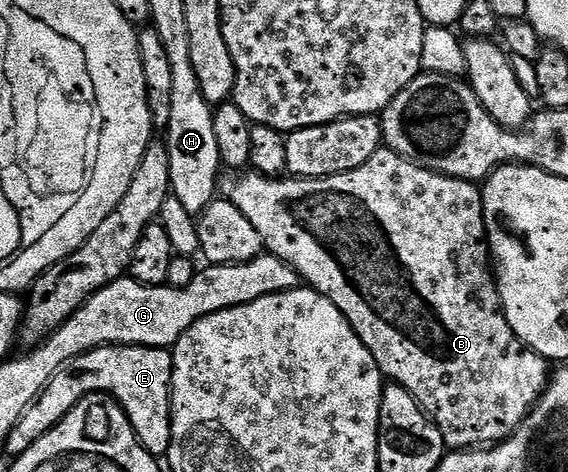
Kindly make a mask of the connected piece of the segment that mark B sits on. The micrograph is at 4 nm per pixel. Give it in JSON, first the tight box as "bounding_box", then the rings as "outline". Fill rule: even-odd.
{"bounding_box":[228,148,552,452],"outline":[[[383,148],[374,155],[372,155],[368,161],[364,164],[360,164],[360,168],[356,168],[352,172],[344,172],[343,174],[337,174],[336,176],[328,176],[327,178],[296,178],[293,176],[268,178],[265,174],[257,172],[246,172],[238,178],[230,186],[230,194],[228,194],[228,201],[232,204],[236,204],[236,208],[240,208],[240,212],[244,212],[244,216],[248,216],[249,222],[252,223],[252,228],[256,228],[256,232],[260,232],[260,240],[263,247],[269,253],[275,254],[280,260],[284,260],[284,264],[288,264],[291,268],[298,273],[299,279],[309,289],[316,290],[318,293],[324,295],[328,300],[332,300],[332,304],[336,304],[336,308],[340,308],[340,312],[344,317],[352,324],[352,328],[356,332],[356,336],[360,336],[360,340],[368,348],[368,352],[372,352],[372,356],[376,360],[376,364],[382,369],[383,375],[393,385],[403,386],[408,388],[408,392],[412,392],[412,396],[416,396],[416,400],[425,410],[426,415],[434,421],[440,428],[440,432],[444,436],[447,447],[454,452],[462,452],[467,448],[486,448],[491,444],[497,444],[506,441],[511,438],[516,431],[520,428],[520,424],[525,422],[531,410],[533,410],[535,404],[539,398],[542,397],[543,392],[546,391],[547,385],[552,377],[551,367],[548,365],[547,359],[539,356],[532,348],[528,348],[519,338],[516,336],[516,332],[512,332],[512,328],[508,324],[506,314],[502,310],[502,298],[496,292],[496,274],[492,269],[492,255],[490,253],[490,244],[486,241],[486,221],[482,215],[482,191],[475,183],[464,180],[463,178],[453,178],[447,174],[441,174],[440,172],[432,172],[428,168],[423,166],[417,166],[412,160],[408,160],[404,156],[400,156],[395,150],[389,148]]]}

